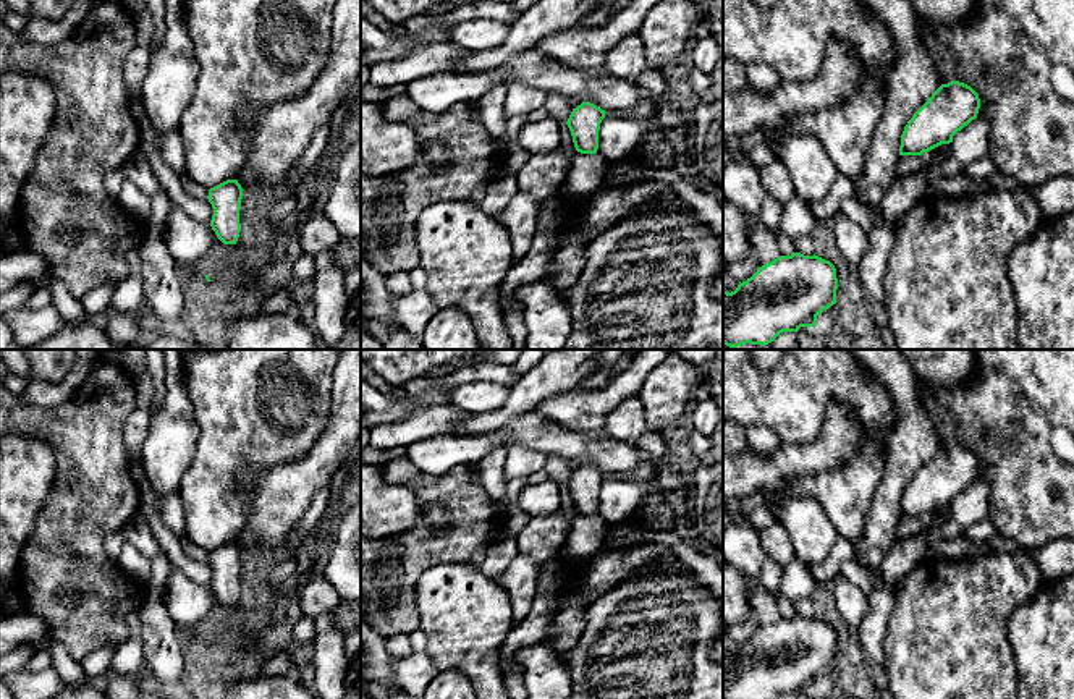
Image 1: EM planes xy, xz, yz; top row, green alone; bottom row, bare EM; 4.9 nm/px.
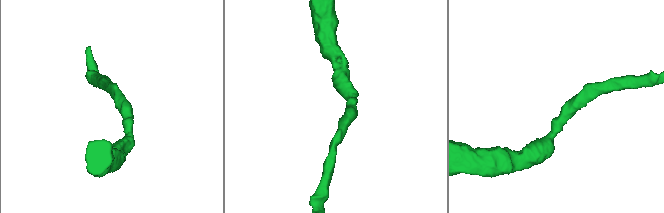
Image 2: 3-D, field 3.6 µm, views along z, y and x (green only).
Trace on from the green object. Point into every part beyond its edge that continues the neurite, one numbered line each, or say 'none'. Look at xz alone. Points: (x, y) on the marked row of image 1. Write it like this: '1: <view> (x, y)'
none

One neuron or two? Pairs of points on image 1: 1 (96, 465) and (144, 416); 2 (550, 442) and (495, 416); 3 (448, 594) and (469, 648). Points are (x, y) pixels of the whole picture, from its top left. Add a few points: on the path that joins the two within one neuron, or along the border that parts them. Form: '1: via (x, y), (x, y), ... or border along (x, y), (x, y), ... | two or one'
1: border along (136, 408), (123, 426), (123, 449), (128, 458) | two
2: border along (534, 410), (523, 411), (484, 434) | two
3: via (460, 607), (465, 614), (466, 635) | one

